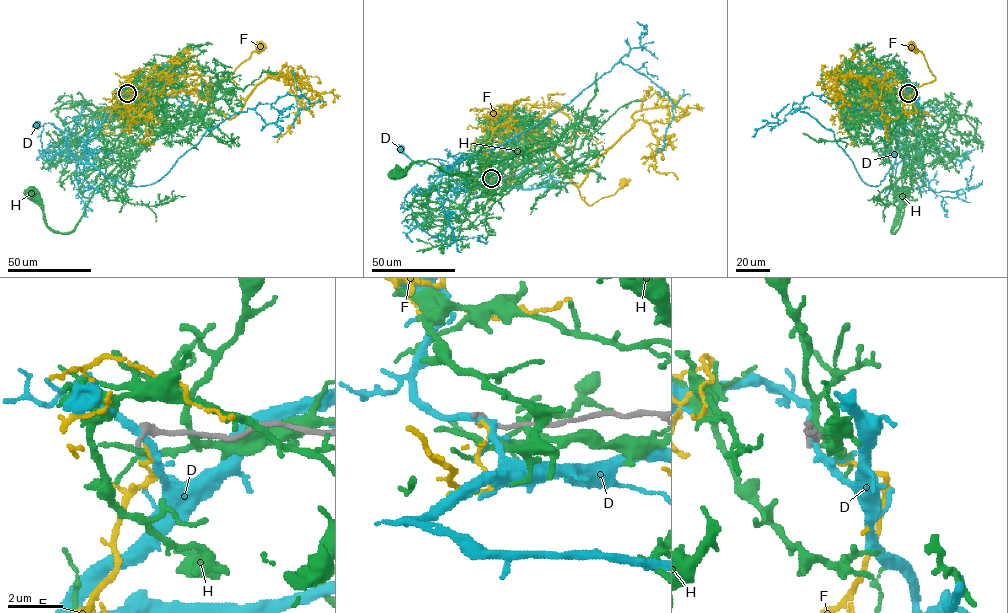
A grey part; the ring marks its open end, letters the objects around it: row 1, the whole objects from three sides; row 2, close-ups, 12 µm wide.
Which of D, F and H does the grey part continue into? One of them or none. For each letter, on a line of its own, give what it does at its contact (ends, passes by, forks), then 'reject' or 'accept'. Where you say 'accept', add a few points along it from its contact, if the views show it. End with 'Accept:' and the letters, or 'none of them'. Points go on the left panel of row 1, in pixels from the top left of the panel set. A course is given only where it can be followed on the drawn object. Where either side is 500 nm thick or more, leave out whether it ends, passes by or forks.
D: it passes by; reject
F: it ends; reject
H: it forks; reject
Accept: none of them

